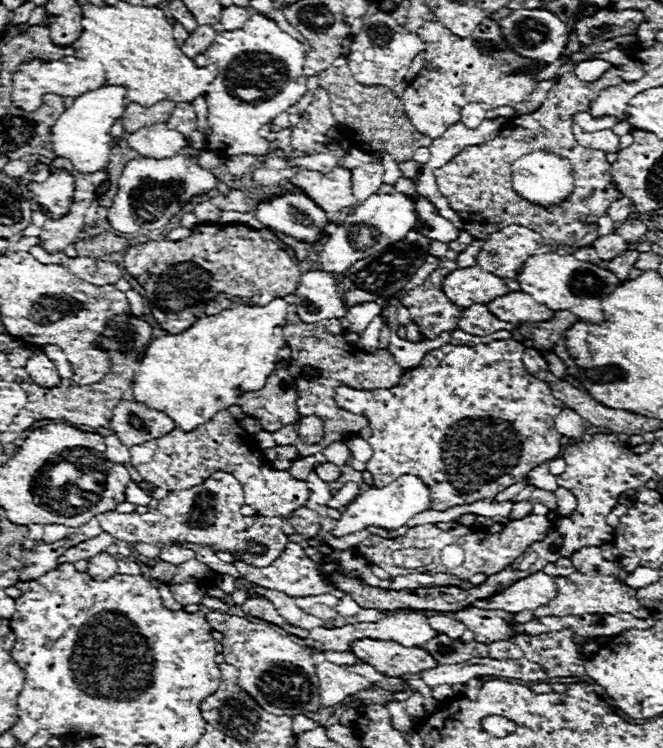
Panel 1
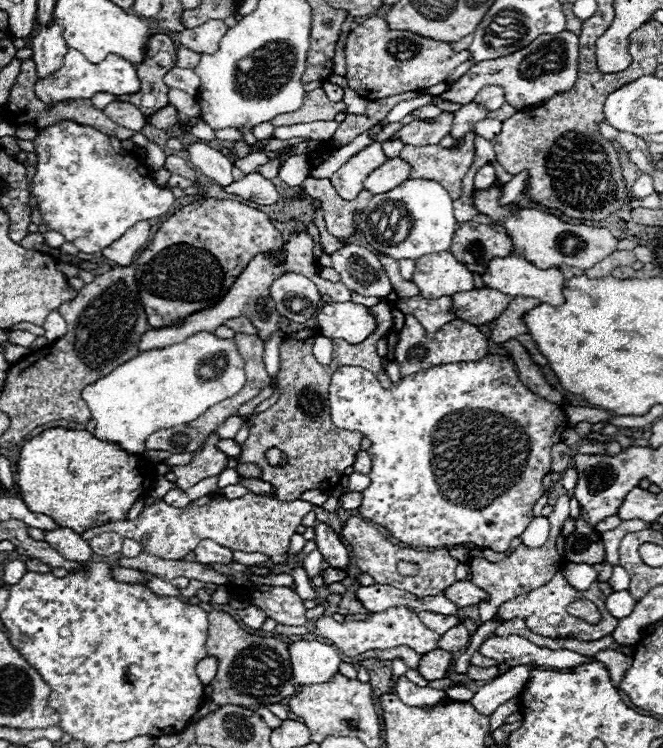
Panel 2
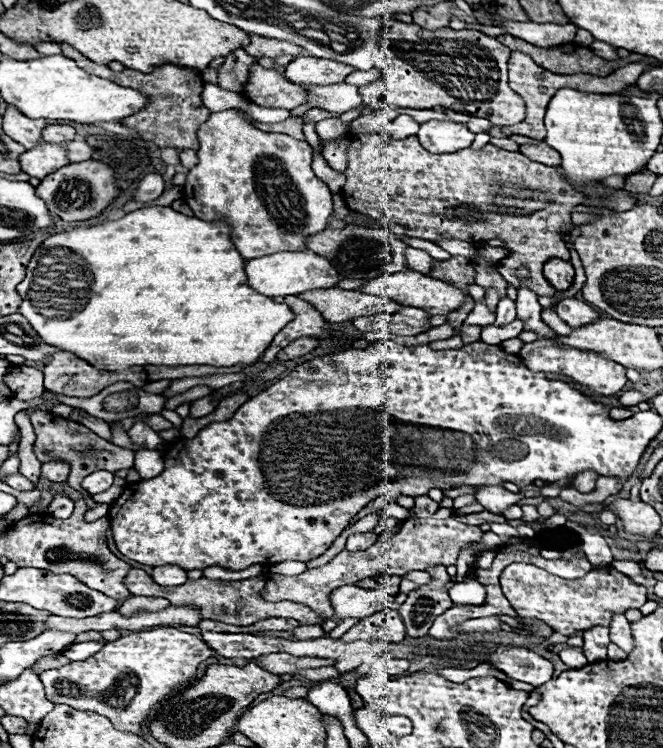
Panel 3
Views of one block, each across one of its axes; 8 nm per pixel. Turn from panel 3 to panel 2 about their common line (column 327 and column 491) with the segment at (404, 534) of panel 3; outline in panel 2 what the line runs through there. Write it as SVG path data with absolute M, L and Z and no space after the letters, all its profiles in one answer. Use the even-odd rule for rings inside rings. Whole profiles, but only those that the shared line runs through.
M566 492L554 504L554 512L548 516L548 520L552 524L552 532L550 532L550 538L548 538L548 542L544 546L540 546L540 548L526 548L524 544L520 544L514 552L510 552L502 562L496 562L496 564L490 564L484 558L471 559L470 570L472 570L472 582L476 586L480 586L482 590L486 590L486 594L488 594L488 600L478 604L478 608L480 608L480 620L482 622L492 620L494 614L496 614L496 610L500 608L500 604L504 604L506 600L516 598L520 594L526 594L532 588L544 586L560 570L562 558L560 558L558 550L556 550L556 538L558 538L558 530L562 528L564 520L570 516L570 496L572 496L572 492Z

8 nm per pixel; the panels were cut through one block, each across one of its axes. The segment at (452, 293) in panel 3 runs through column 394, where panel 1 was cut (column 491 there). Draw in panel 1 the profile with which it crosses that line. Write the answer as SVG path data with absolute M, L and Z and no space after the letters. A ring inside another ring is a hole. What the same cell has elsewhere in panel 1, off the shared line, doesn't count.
M480 266L470 268L456 268L444 280L446 296L462 308L468 308L478 302L490 302L502 294L508 294L510 288L506 286L504 278L482 270Z

